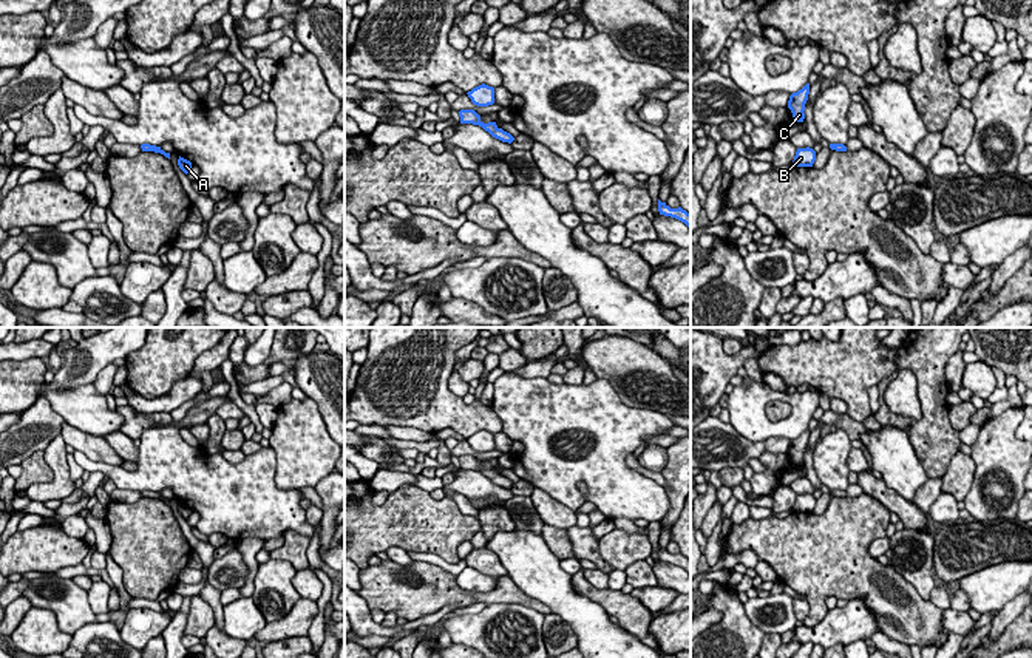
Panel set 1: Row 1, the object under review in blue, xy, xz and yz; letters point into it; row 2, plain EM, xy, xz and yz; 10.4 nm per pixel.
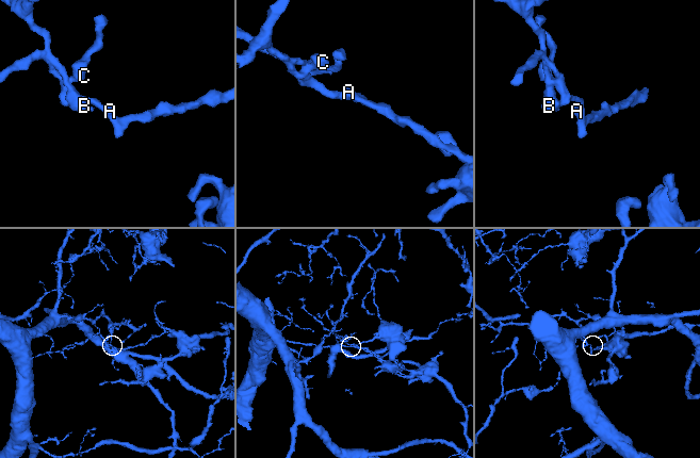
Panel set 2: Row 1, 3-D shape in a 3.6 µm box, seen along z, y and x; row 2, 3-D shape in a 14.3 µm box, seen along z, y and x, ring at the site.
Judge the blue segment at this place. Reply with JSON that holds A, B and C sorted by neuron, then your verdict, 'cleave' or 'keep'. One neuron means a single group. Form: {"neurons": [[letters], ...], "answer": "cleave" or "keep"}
{"neurons": [["A"], ["B", "C"]], "answer": "cleave"}

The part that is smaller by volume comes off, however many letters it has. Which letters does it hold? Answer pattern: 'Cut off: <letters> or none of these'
Cut off: A

